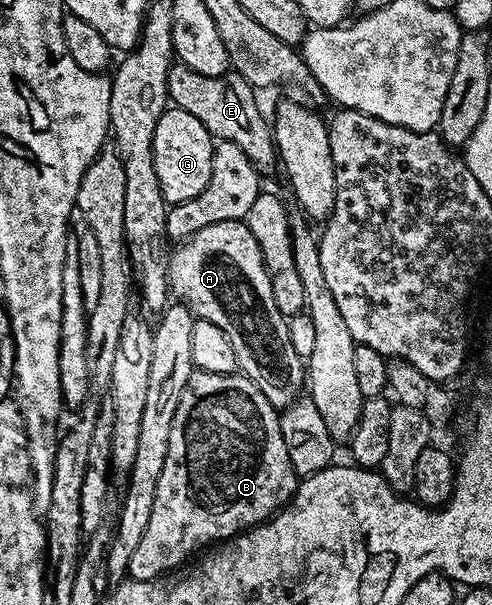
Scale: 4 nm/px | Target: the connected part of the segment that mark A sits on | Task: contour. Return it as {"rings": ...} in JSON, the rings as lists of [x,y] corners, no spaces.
{"rings":[[[231,219],[230,221],[218,221],[214,225],[208,225],[206,229],[200,229],[198,233],[191,235],[186,241],[179,244],[180,247],[171,252],[168,257],[168,285],[171,294],[181,303],[188,306],[188,310],[196,316],[197,319],[210,321],[210,325],[218,325],[230,337],[230,345],[234,345],[234,355],[236,357],[236,366],[243,374],[247,375],[250,382],[258,385],[270,401],[270,405],[277,409],[289,407],[291,403],[301,398],[306,391],[306,363],[305,360],[298,357],[298,349],[294,349],[294,341],[290,341],[290,329],[288,328],[288,319],[280,312],[278,305],[274,302],[274,289],[270,289],[270,273],[262,261],[262,249],[258,249],[258,241],[254,241],[254,233],[250,233],[247,222],[243,219]]]}

